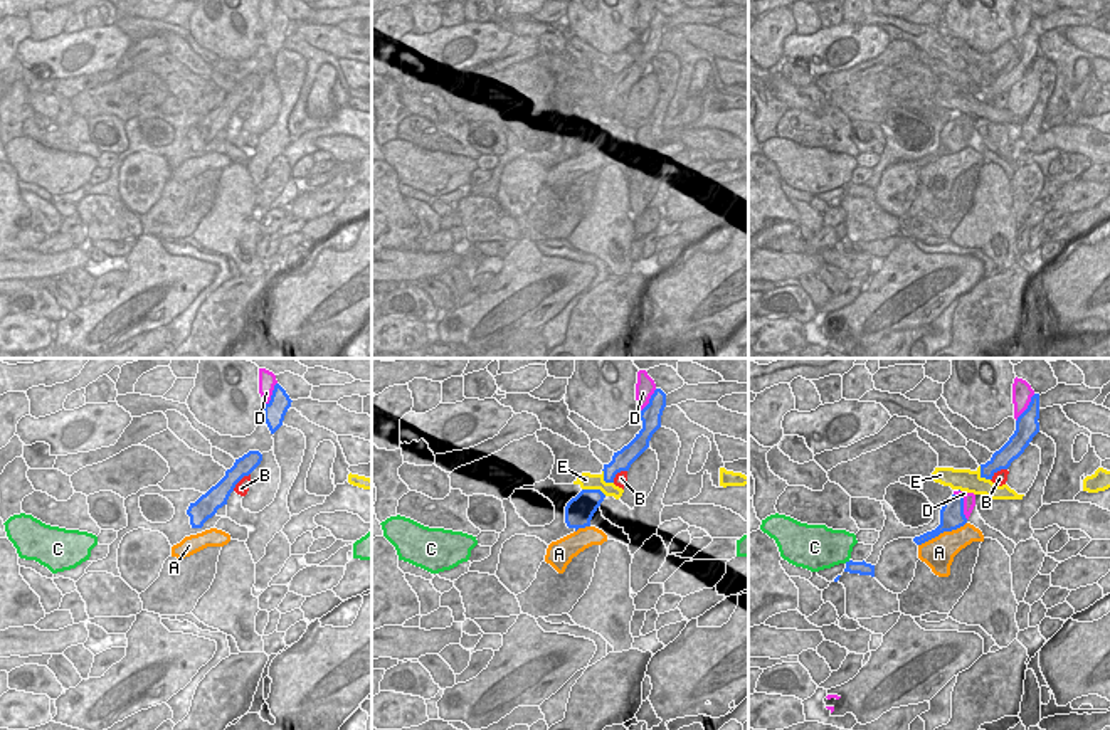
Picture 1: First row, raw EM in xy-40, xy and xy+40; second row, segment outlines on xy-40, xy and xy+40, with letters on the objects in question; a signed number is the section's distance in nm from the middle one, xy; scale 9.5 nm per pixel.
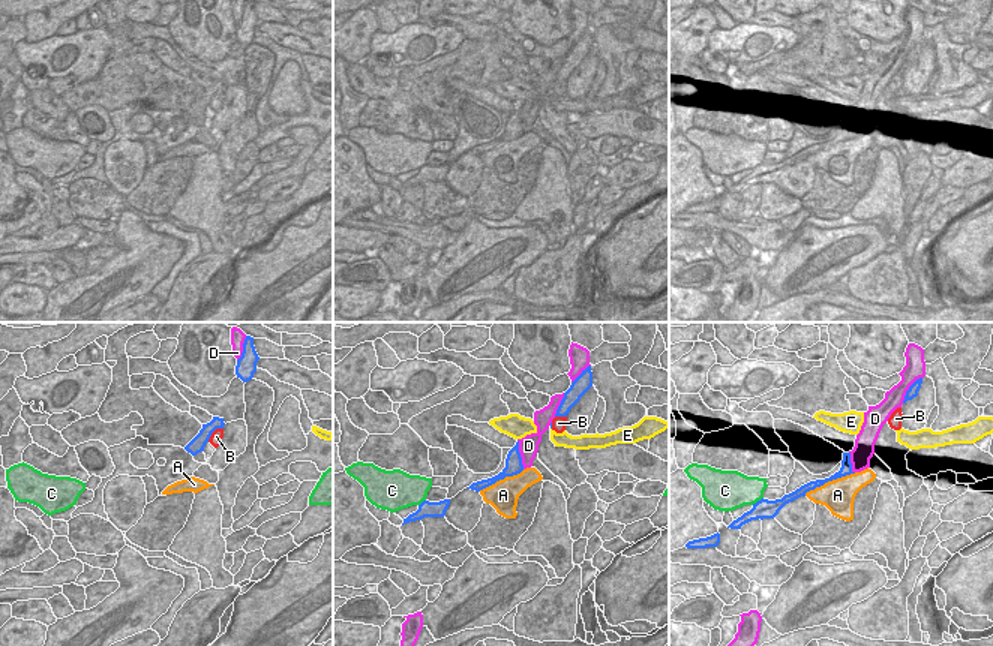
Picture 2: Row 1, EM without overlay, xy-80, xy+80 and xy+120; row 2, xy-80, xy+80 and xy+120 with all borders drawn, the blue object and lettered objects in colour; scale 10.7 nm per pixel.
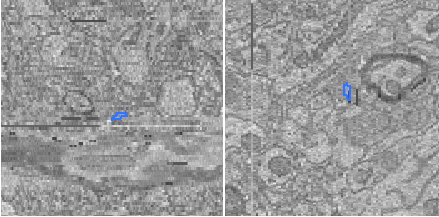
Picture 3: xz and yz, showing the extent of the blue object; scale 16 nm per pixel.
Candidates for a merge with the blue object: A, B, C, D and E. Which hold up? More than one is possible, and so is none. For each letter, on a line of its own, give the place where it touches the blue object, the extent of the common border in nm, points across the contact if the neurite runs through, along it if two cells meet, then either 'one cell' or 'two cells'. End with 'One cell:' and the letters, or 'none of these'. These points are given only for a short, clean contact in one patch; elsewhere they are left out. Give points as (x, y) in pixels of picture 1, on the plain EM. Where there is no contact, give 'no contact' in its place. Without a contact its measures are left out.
A: contact xy+40 (942, 155); length 500 nm; two cells
B: contact xy-40 (239, 103); length 240 nm; border xy-40 (249, 96), (232, 113); two cells
C: contact xy+40 (846, 185); length 70 nm; border xy+40 (850, 184), (845, 185); two cells
D: contact xy+40 (962, 128); length 300 nm; two cells
E: contact xy (594, 113); length 240 nm; border xy (582, 111), (599, 111), (606, 118); two cells
One cell: none of these

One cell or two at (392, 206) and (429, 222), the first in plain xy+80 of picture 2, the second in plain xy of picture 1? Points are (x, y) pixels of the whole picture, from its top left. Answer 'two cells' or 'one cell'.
one cell

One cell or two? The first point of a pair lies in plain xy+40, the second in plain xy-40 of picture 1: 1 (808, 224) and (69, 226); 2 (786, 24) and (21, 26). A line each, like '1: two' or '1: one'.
1: two
2: one

